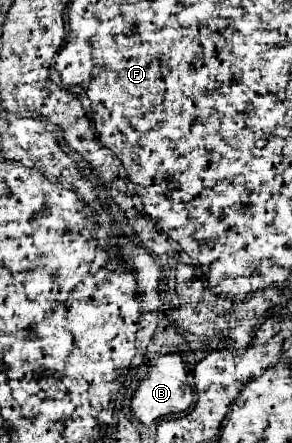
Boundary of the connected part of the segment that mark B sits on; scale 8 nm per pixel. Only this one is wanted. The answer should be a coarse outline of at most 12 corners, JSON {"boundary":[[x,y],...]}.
{"boundary":[[179,355],[149,367],[131,399],[143,425],[189,409],[193,391]]}

